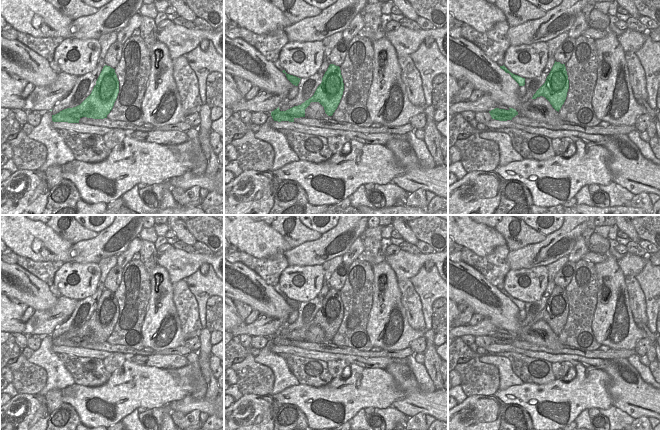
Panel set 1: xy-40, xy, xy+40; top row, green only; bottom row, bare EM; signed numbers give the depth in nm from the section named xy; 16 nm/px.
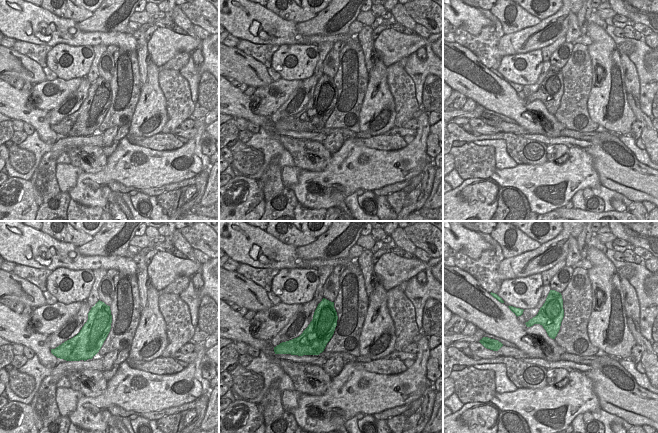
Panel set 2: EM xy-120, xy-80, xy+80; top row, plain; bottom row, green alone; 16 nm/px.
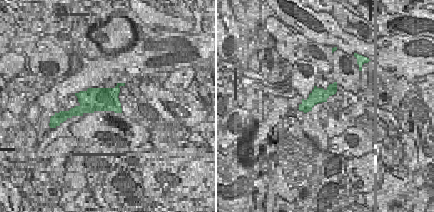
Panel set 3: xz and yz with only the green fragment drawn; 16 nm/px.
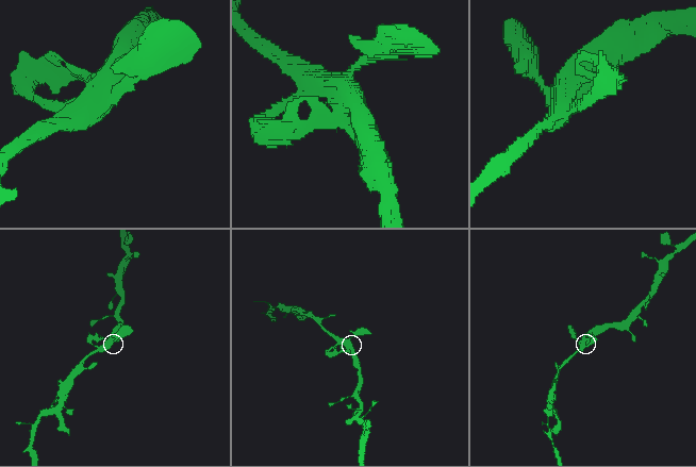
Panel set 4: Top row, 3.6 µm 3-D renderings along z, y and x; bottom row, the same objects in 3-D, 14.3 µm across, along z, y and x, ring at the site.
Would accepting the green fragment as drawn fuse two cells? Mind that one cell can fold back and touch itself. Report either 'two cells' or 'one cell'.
two cells

